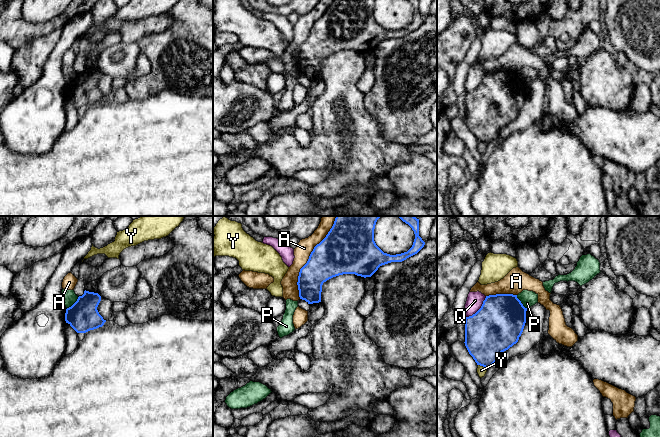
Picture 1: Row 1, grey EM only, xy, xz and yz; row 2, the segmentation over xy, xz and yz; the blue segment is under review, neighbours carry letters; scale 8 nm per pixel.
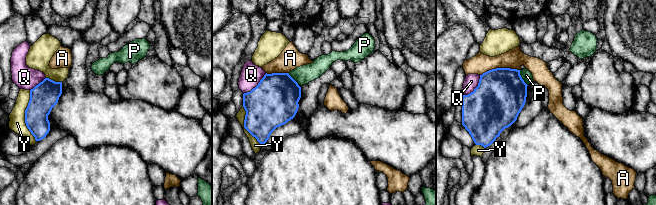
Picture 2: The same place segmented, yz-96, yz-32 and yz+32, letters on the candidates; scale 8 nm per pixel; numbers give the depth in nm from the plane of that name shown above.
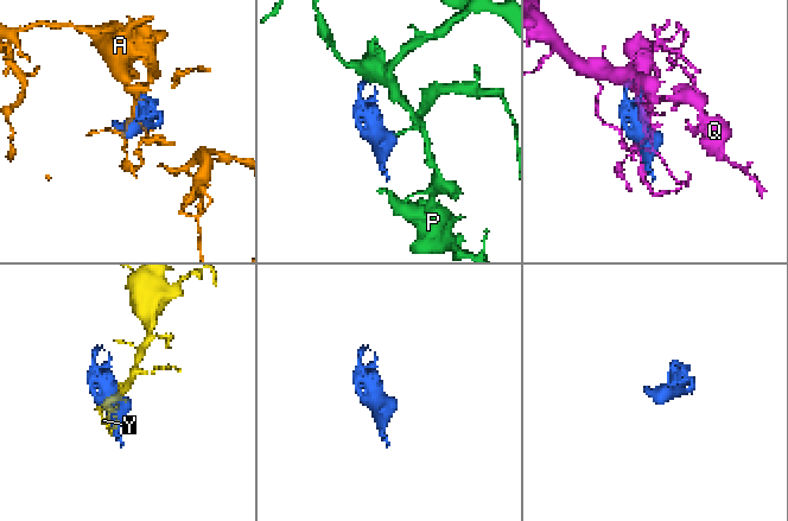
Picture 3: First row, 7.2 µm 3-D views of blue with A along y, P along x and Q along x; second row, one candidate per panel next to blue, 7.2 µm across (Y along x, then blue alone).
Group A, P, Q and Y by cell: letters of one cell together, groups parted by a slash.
A / P / Q / Y

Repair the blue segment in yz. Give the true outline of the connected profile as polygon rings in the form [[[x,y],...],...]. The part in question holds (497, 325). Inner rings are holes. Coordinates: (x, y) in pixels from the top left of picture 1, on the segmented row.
[[[496,294],[486,296],[481,308],[465,318],[465,346],[477,365],[491,367],[499,355],[516,344],[526,323],[527,308],[517,295]]]

